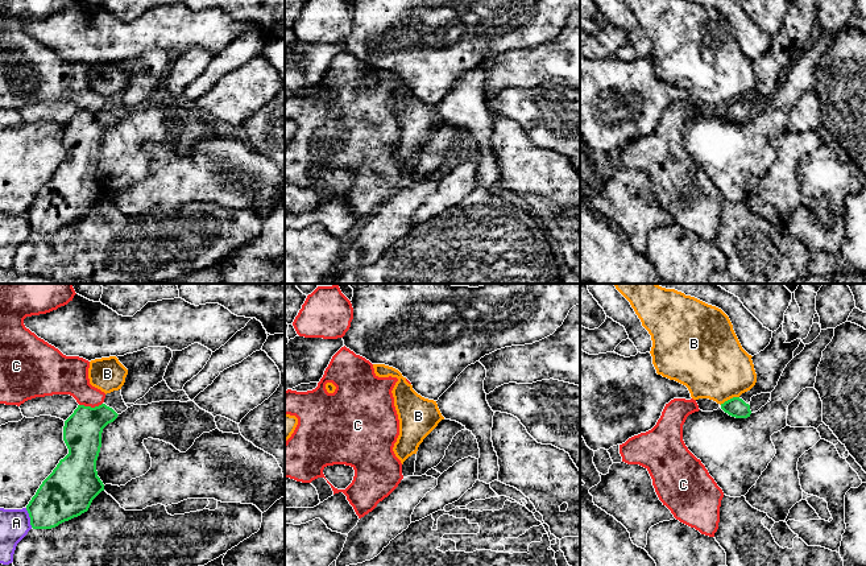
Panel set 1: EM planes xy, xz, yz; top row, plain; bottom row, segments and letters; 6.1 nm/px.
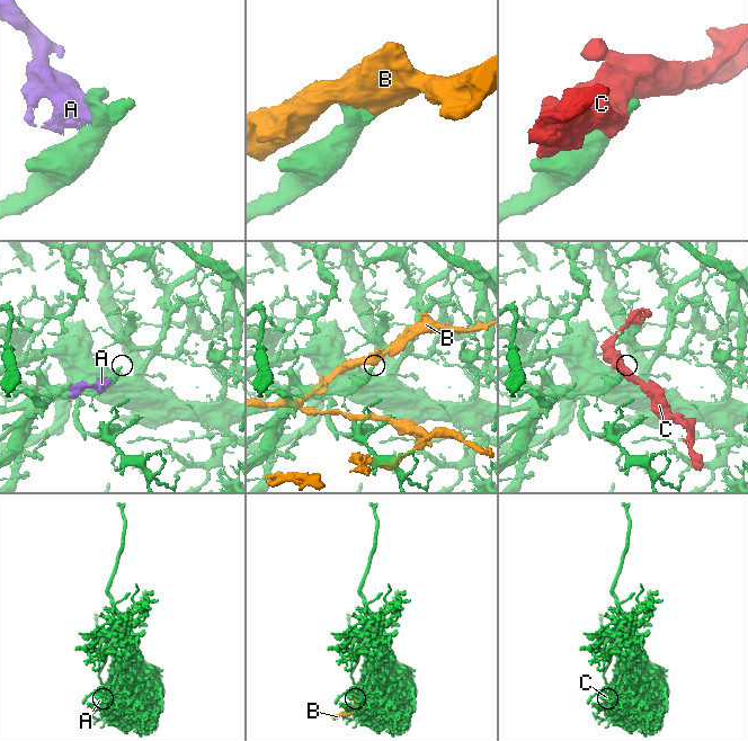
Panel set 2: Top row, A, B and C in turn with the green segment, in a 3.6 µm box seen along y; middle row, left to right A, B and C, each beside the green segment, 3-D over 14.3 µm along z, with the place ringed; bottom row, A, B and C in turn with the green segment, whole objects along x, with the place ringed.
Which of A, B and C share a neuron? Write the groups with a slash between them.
A / B / C

